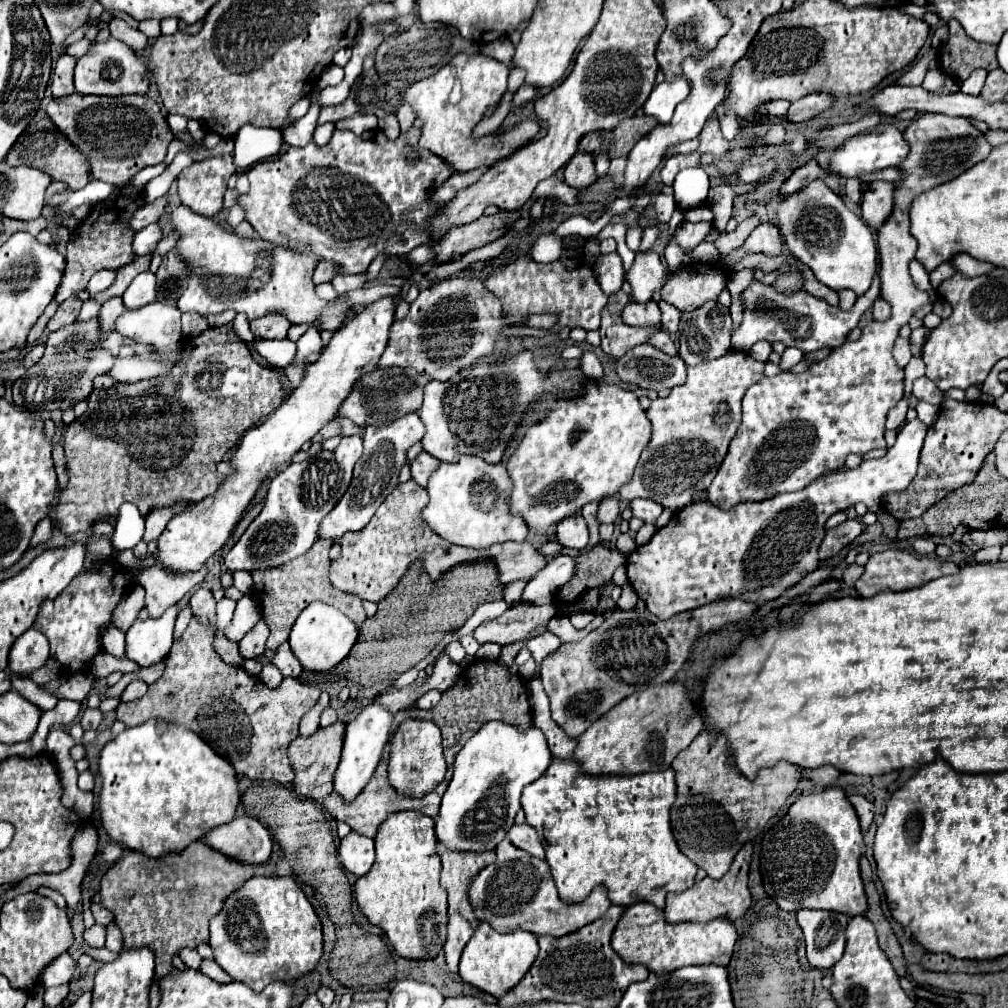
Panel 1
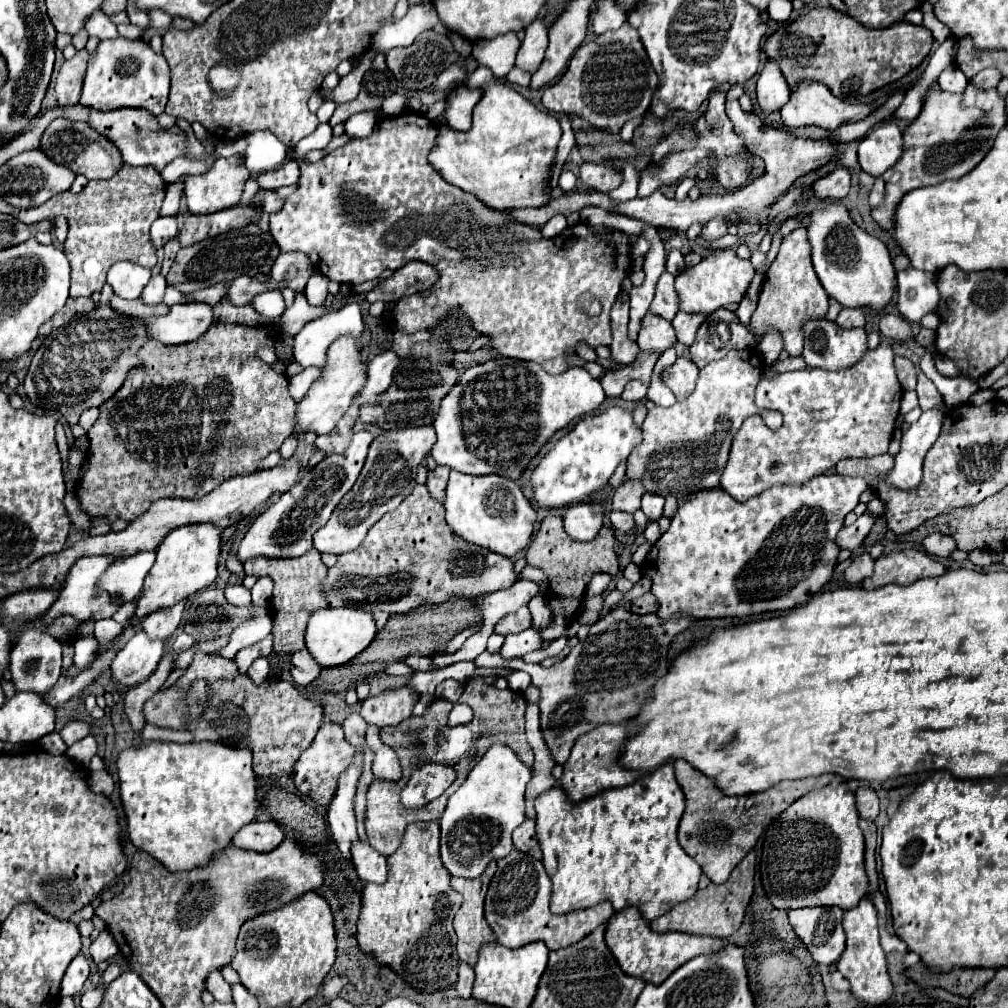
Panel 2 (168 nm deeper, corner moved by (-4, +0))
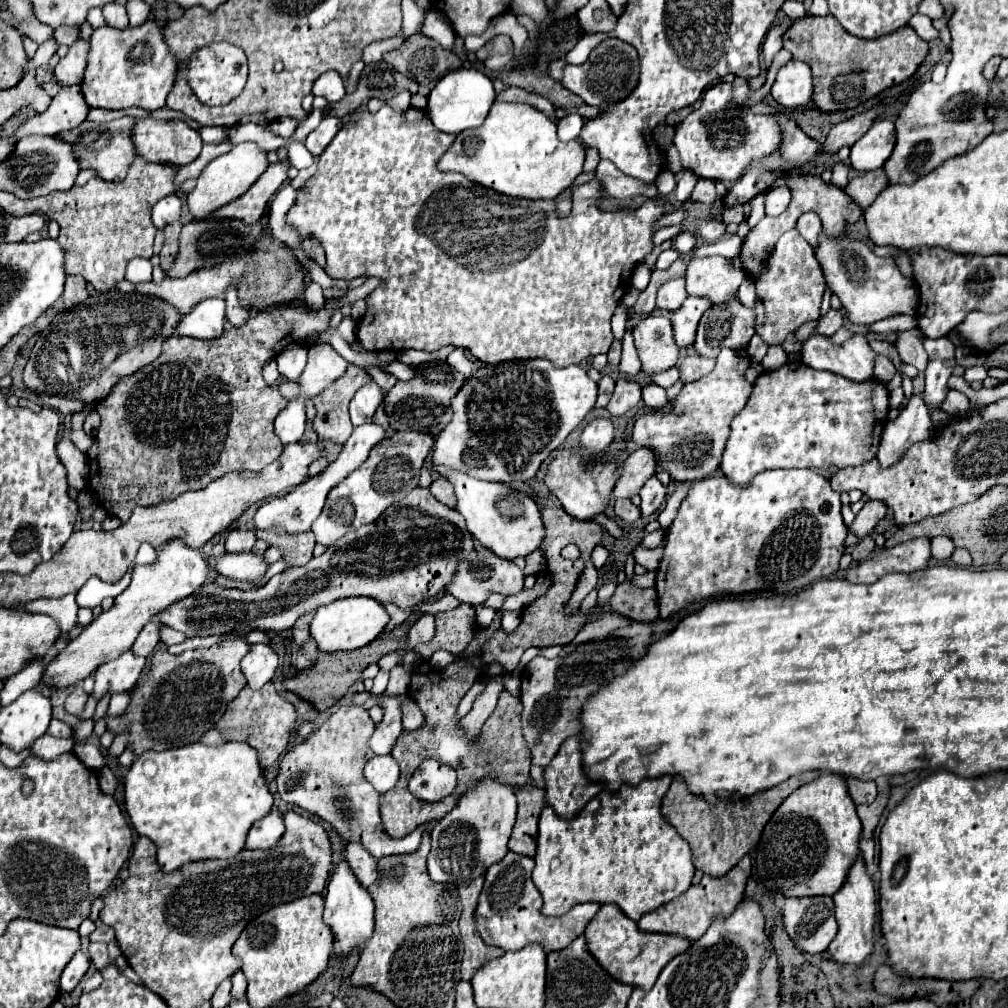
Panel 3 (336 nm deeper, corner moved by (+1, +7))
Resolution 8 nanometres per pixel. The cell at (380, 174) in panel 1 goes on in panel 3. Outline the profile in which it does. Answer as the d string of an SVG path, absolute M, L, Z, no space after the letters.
M360 106L354 112L354 120L348 120L344 128L336 134L336 138L330 142L330 146L320 156L320 166L316 174L306 182L306 186L298 192L298 204L292 206L288 214L288 222L294 224L302 238L314 236L322 240L322 246L326 250L326 274L330 278L342 278L342 280L354 280L358 276L376 276L382 280L380 288L370 293L366 301L366 314L362 316L358 324L358 340L360 344L370 352L382 352L382 350L424 350L424 352L436 352L444 346L454 346L462 350L470 350L472 356L484 364L500 364L510 360L530 360L530 358L548 358L550 362L556 362L558 368L580 364L586 358L592 358L596 354L606 354L612 346L612 330L610 330L610 318L620 302L620 298L630 288L630 274L636 268L638 262L644 262L644 258L652 252L654 242L652 236L656 232L654 224L664 214L664 204L660 198L648 198L640 208L626 212L626 210L602 210L600 198L602 198L602 182L590 180L586 184L570 188L572 196L572 210L566 218L560 218L556 214L556 200L528 200L528 198L510 198L504 194L498 194L490 188L484 188L474 182L470 182L462 174L454 172L442 172L438 170L436 162L444 156L444 150L452 146L456 136L444 134L436 130L428 118L426 110L410 108L408 112L394 112L390 106L382 106L376 114L370 114L366 106Z

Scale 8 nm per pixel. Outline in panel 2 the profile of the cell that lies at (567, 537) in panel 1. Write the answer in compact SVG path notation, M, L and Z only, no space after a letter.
M589 501L573 503L563 517L565 531L575 541L581 541L581 543L593 541L603 525L603 511L605 509L597 503L589 503Z

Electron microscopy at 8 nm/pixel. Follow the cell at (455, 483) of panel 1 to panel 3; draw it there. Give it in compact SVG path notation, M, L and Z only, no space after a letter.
M440 466L438 470L452 482L456 490L456 498L458 498L456 510L466 518L468 532L484 548L490 548L504 560L514 560L518 556L526 558L528 554L540 548L544 540L544 524L540 518L540 508L536 506L532 498L500 482L484 482L468 474L448 470L444 466Z

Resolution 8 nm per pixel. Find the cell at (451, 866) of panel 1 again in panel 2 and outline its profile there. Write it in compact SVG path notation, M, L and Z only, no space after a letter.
M491 861L485 873L477 879L451 877L451 887L463 895L463 903L453 921L455 933L457 933L457 953L459 953L459 959L467 961L471 967L477 963L479 947L483 943L493 943L497 939L483 917L483 901L495 869L497 869L497 863Z

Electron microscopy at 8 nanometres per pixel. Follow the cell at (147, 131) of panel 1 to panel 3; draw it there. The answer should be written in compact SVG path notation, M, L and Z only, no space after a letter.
M138 118L132 134L136 152L150 162L158 164L172 164L172 166L186 166L188 162L194 162L202 150L202 138L196 130L192 130L182 120L156 120L156 118Z

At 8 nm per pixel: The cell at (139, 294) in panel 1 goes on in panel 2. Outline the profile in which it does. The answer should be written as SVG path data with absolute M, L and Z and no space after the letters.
M157 275L157 277L151 277L149 285L145 285L139 299L145 301L147 305L161 305L163 295L165 295L165 279L161 275Z

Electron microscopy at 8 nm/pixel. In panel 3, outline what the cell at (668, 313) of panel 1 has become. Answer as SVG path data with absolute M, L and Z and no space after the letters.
M688 296L686 302L682 304L680 310L672 312L670 320L674 324L674 338L676 344L680 348L688 348L694 344L696 338L696 326L702 318L702 314L712 306L712 302L708 302L708 298L696 298L696 296Z

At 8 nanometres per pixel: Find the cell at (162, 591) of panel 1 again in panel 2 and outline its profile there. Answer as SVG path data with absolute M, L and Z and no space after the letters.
M179 601L177 605L169 607L169 609L159 609L155 613L149 613L141 627L149 637L157 637L157 639L169 639L177 625L181 623L183 617L183 609L185 609L185 601Z

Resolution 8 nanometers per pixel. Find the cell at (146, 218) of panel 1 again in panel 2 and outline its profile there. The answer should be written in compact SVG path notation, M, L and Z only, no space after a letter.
M179 179L177 183L173 183L163 199L163 207L161 207L161 217L167 217L167 215L177 215L179 211L179 199L181 199L181 193L183 193L183 179Z

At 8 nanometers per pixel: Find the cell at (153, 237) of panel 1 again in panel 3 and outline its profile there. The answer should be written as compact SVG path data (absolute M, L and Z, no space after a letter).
M170 194L162 200L158 200L152 208L152 222L158 230L162 230L164 226L168 226L170 222L178 220L180 218L180 212L182 212L182 202L176 194Z

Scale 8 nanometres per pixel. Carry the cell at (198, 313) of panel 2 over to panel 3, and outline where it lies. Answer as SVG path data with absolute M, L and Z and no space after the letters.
M222 298L202 300L190 314L178 324L178 334L192 336L198 340L220 338L226 322L226 304Z

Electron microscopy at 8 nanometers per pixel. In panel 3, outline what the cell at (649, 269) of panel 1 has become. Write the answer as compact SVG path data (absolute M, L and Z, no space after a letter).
M684 276L664 282L664 284L658 288L656 308L658 308L658 310L668 310L668 312L678 310L678 308L684 304L684 298L688 296L688 292L686 292L684 286L686 286Z

